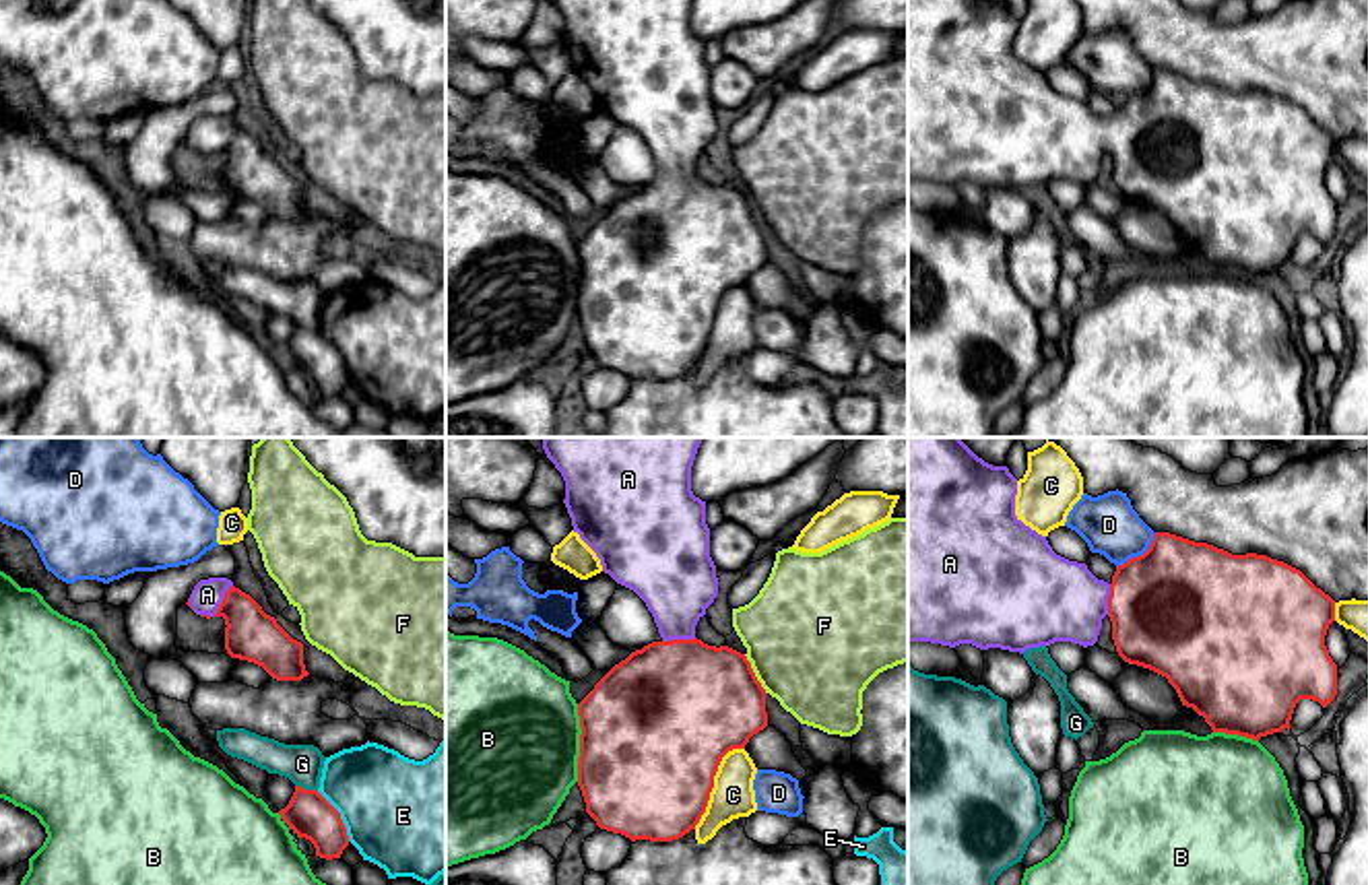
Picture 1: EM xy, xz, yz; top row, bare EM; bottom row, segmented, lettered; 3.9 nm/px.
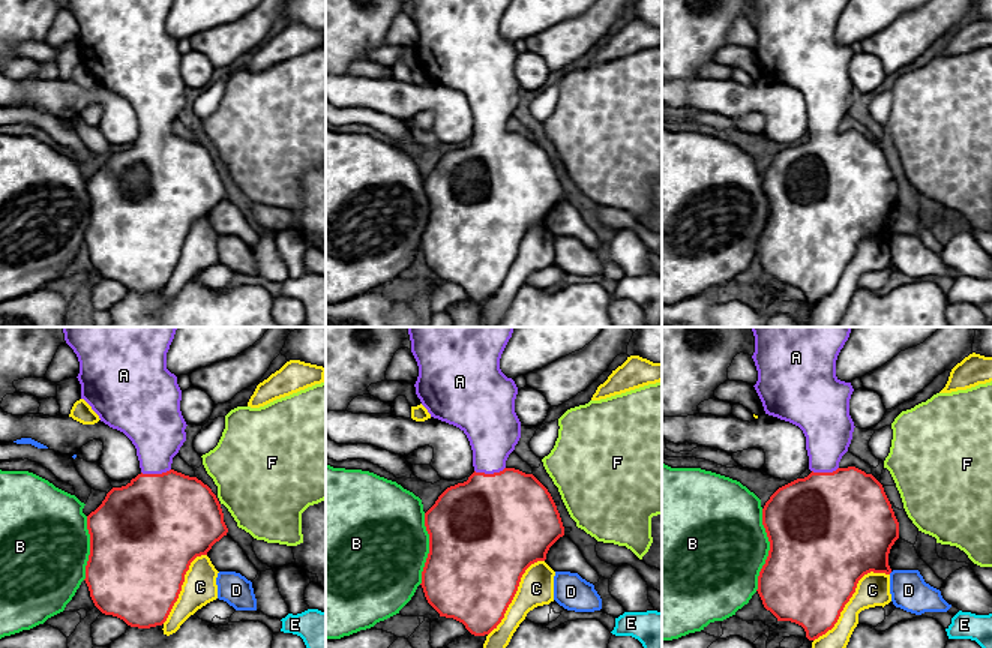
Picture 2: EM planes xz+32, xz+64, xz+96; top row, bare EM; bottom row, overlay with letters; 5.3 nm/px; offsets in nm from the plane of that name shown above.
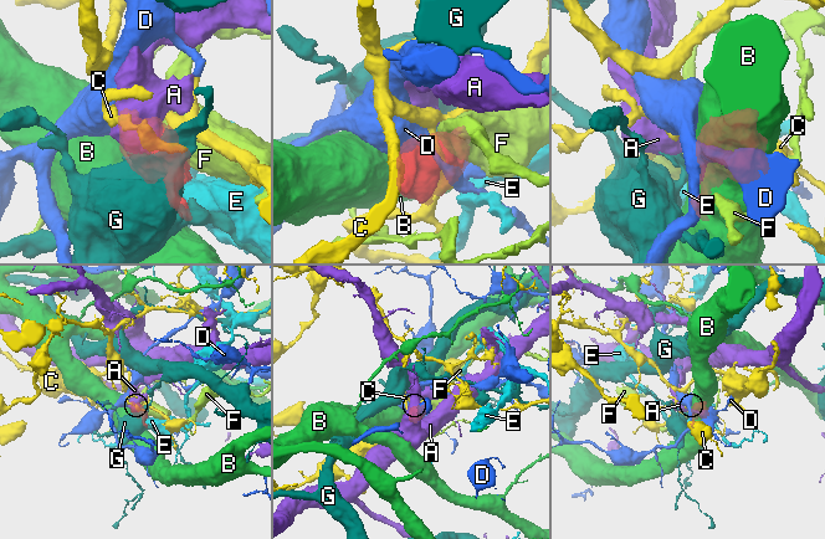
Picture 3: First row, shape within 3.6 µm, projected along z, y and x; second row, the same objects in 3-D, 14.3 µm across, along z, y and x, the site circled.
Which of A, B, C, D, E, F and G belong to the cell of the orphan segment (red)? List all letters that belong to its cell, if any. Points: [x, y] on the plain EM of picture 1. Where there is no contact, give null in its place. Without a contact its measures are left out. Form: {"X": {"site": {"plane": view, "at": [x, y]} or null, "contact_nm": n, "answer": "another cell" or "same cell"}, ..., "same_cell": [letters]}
{"A": {"site": {"plane": "xz", "at": [677, 178]}, "contact_nm": 130, "answer": "same cell"}, "B": {"site": {"plane": "xz", "at": [580, 281]}, "contact_nm": 300, "answer": "another cell"}, "C": {"site": {"plane": "xz", "at": [712, 320]}, "contact_nm": 380, "answer": "another cell"}, "D": {"site": {"plane": "yz", "at": [1140, 93]}, "contact_nm": 220, "answer": "another cell"}, "E": {"site": {"plane": "xy", "at": [339, 353]}, "contact_nm": 240, "answer": "another cell"}, "F": {"site": {"plane": "xz", "at": [754, 211]}, "contact_nm": 180, "answer": "another cell"}, "G": {"site": {"plane": "xy", "at": [304, 326]}, "contact_nm": 90, "answer": "another cell"}, "same_cell": ["A"]}

